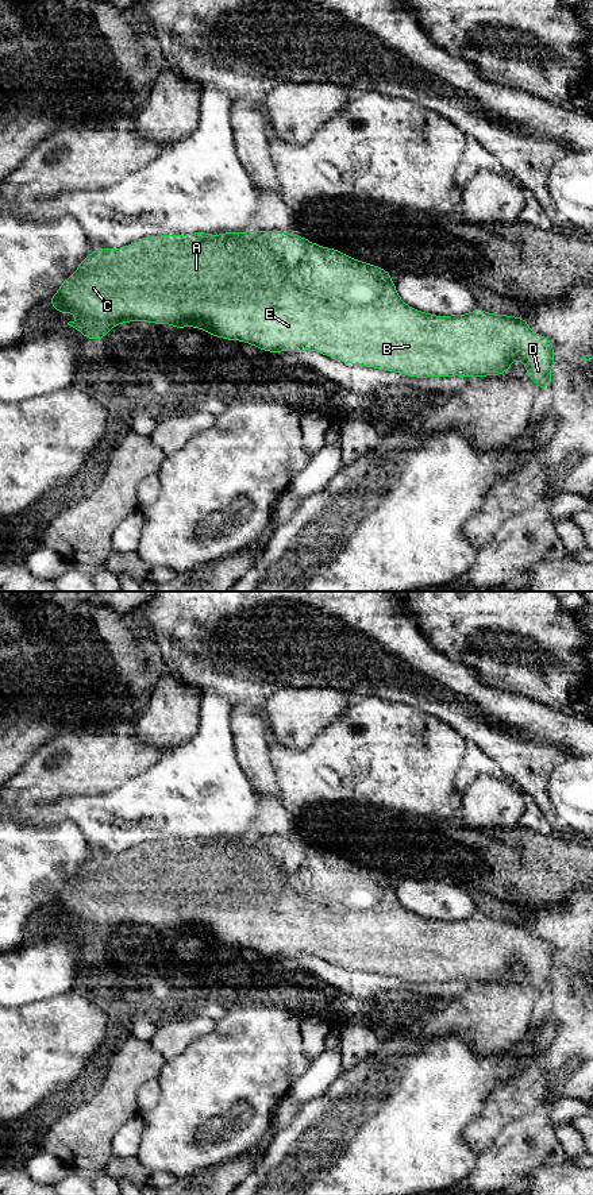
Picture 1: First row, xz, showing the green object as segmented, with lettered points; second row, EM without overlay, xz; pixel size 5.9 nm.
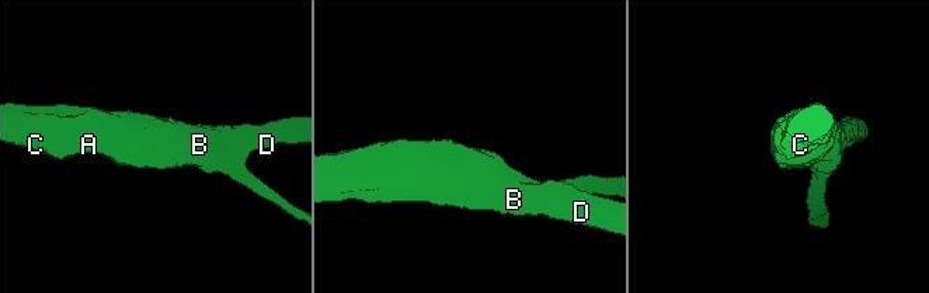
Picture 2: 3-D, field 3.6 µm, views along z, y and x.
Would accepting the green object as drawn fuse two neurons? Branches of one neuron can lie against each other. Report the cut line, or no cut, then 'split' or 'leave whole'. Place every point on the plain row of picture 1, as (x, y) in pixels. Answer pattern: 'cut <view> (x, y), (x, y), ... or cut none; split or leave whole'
cut none; leave whole

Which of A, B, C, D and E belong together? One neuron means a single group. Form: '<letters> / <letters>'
A B C D E

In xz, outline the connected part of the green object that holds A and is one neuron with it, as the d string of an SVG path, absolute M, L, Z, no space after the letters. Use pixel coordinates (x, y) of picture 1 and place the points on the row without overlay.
M285 836L166 839L122 853L97 853L80 867L49 907L63 921L74 918L78 925L68 930L89 945L105 942L122 928L149 926L170 929L177 934L195 932L213 942L240 945L274 959L316 956L349 970L397 976L413 983L501 980L515 964L520 964L539 994L552 990L554 949L534 937L524 922L488 918L481 913L465 920L424 918L400 903L388 875Z

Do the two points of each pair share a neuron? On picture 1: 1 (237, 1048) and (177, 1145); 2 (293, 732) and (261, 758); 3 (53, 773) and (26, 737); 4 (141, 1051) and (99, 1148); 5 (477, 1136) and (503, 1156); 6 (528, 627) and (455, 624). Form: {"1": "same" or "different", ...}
{"1": "same", "2": "different", "3": "different", "4": "same", "5": "different", "6": "same"}

